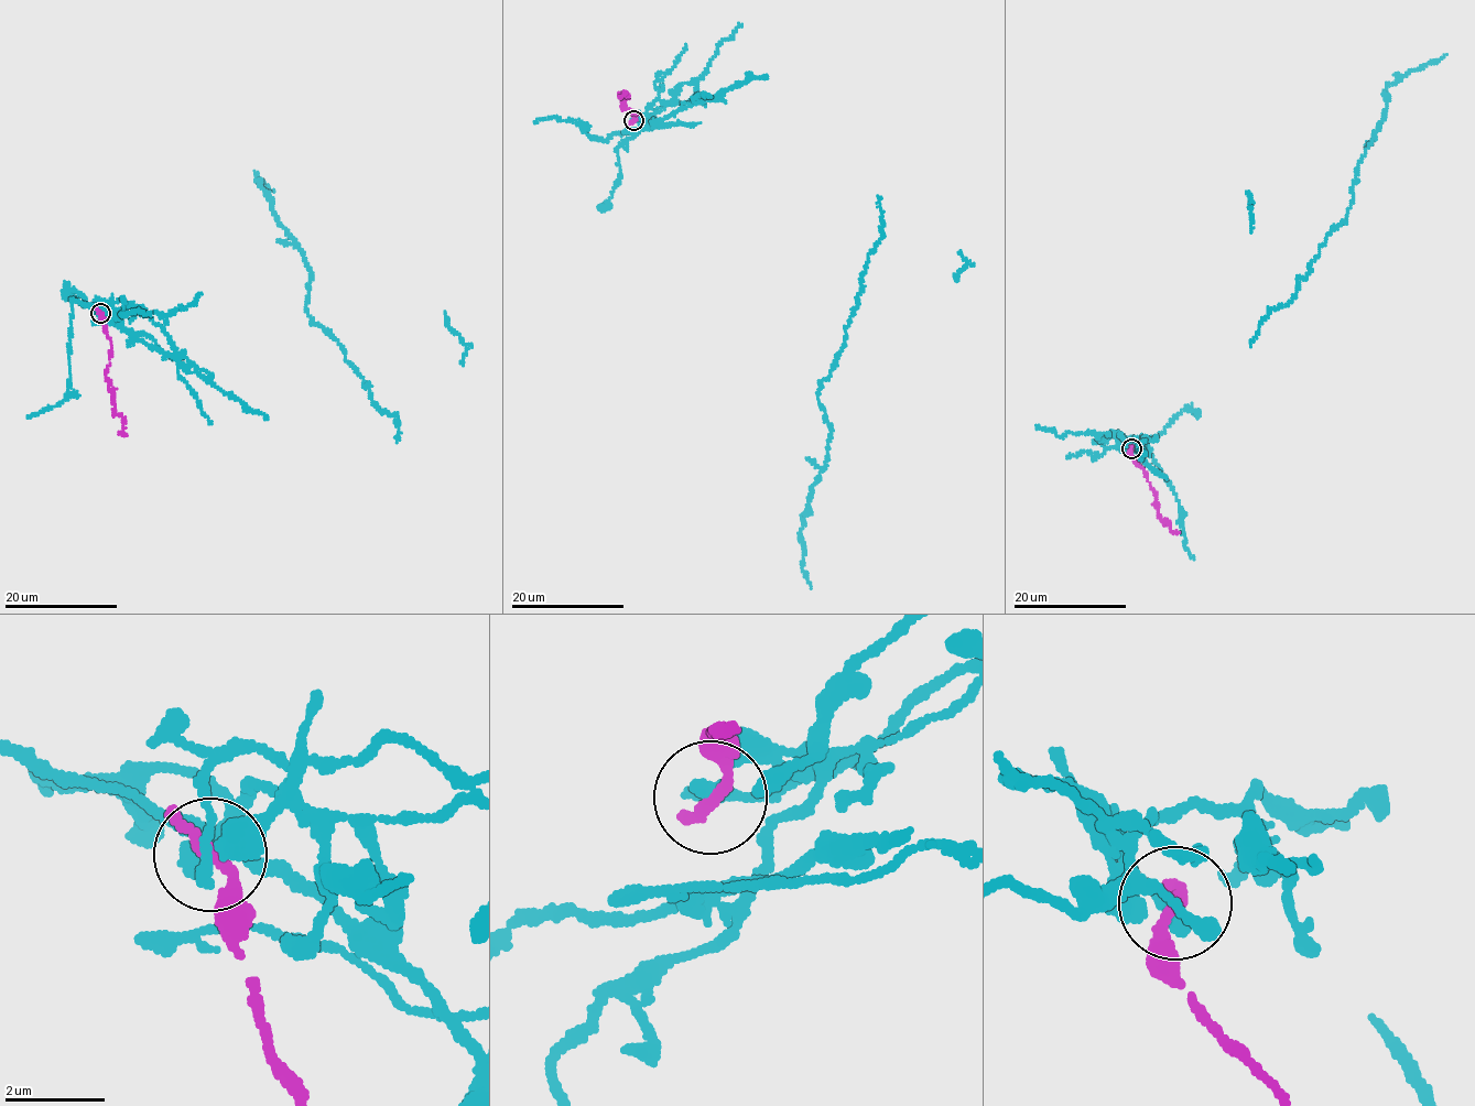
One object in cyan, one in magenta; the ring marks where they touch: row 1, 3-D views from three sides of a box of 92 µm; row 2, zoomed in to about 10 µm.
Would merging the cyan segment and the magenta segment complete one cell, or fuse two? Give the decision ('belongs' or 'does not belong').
does not belong

